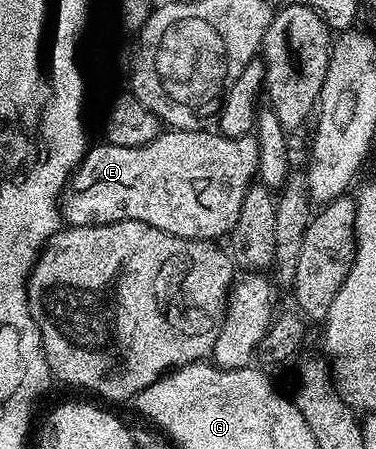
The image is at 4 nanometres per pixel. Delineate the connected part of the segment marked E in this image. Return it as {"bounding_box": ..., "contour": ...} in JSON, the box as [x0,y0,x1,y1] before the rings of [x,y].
{"bounding_box":[59,128,259,242],"contour":[[[204,128],[196,129],[175,129],[172,131],[163,131],[151,143],[147,143],[143,147],[119,147],[108,143],[100,143],[101,145],[89,147],[85,153],[85,157],[77,165],[76,169],[69,175],[69,180],[62,190],[59,204],[61,207],[61,216],[66,226],[74,225],[106,225],[107,223],[115,223],[116,221],[138,221],[139,223],[147,223],[151,227],[159,227],[159,231],[167,231],[171,235],[179,235],[183,239],[195,239],[196,241],[216,242],[217,237],[224,238],[235,227],[235,223],[239,219],[241,208],[243,207],[243,199],[247,195],[249,186],[254,184],[257,177],[257,164],[259,163],[259,147],[257,146],[256,136],[246,135],[244,137],[227,137],[220,131],[214,133],[204,133]]]}

